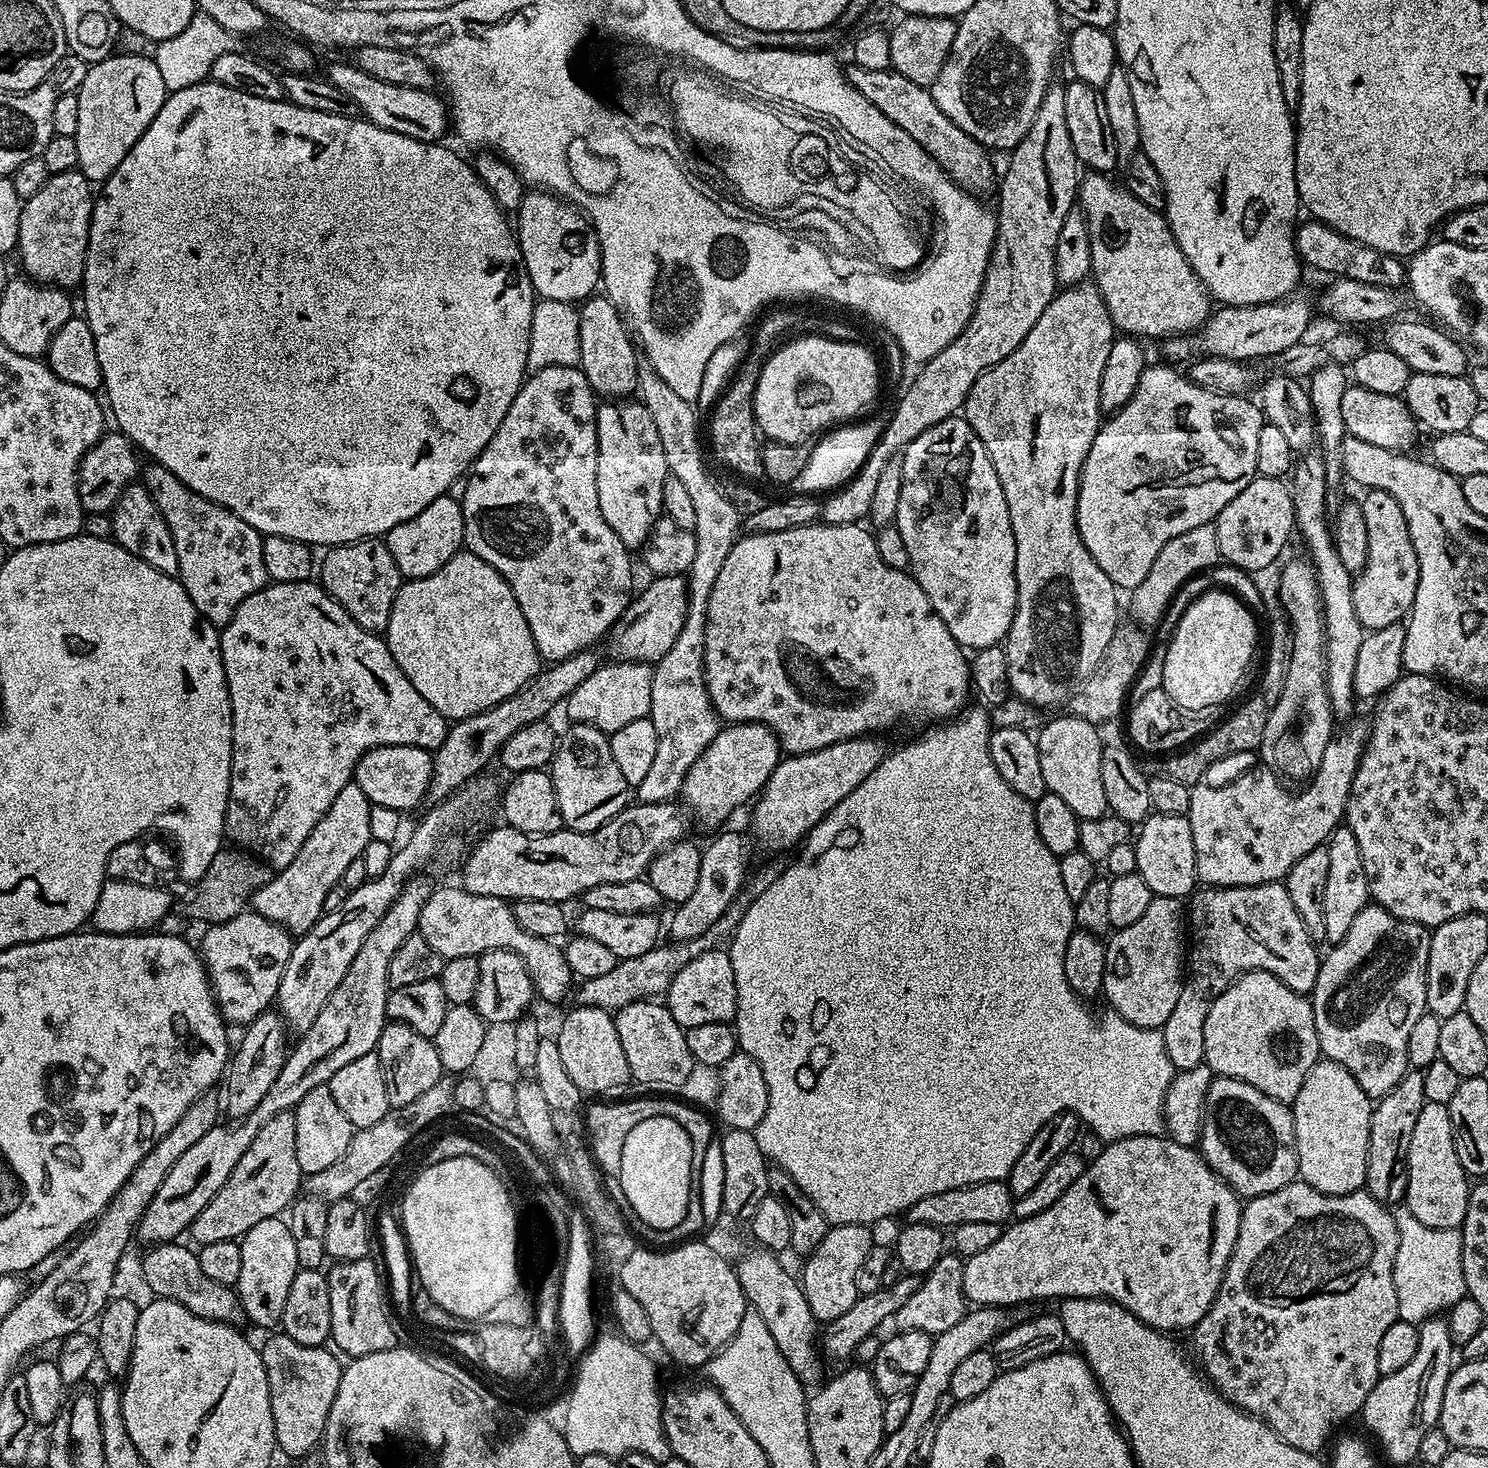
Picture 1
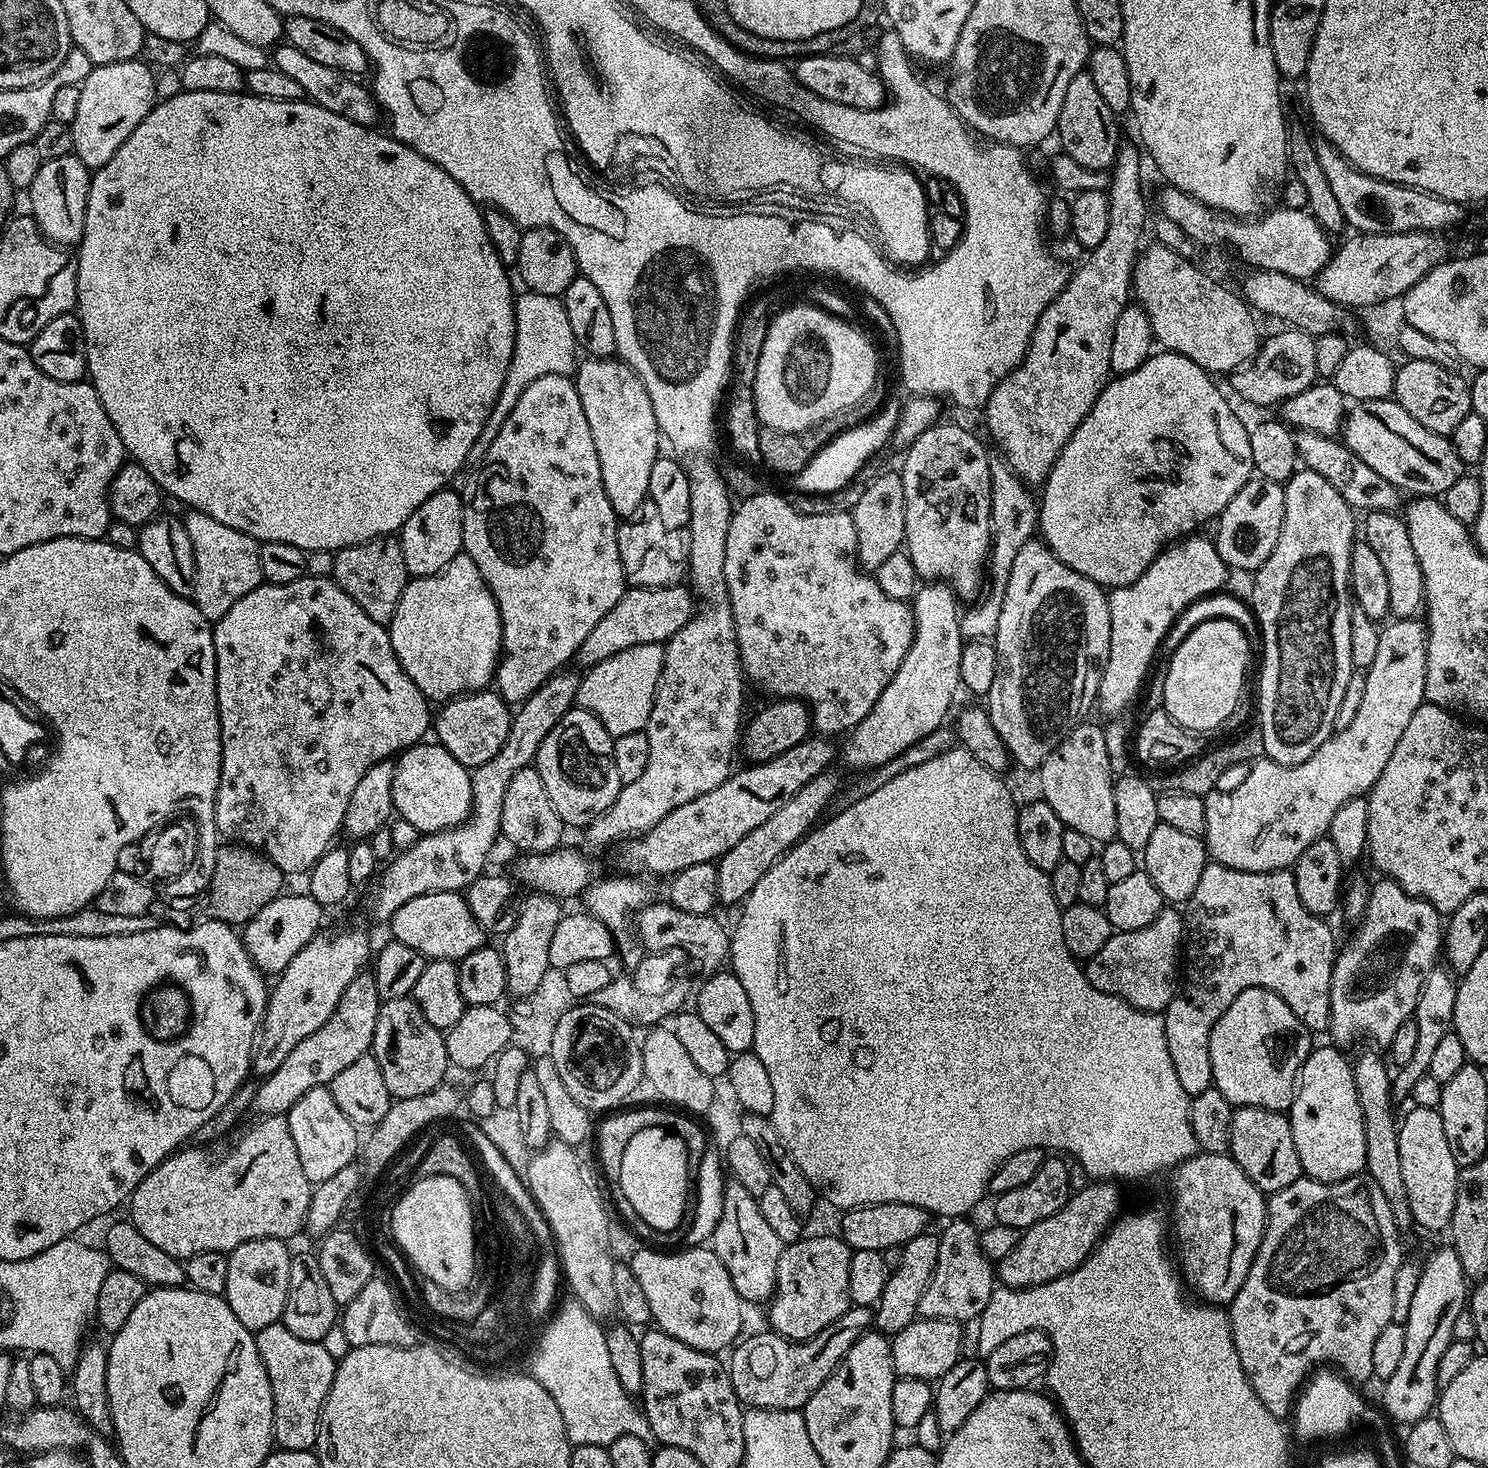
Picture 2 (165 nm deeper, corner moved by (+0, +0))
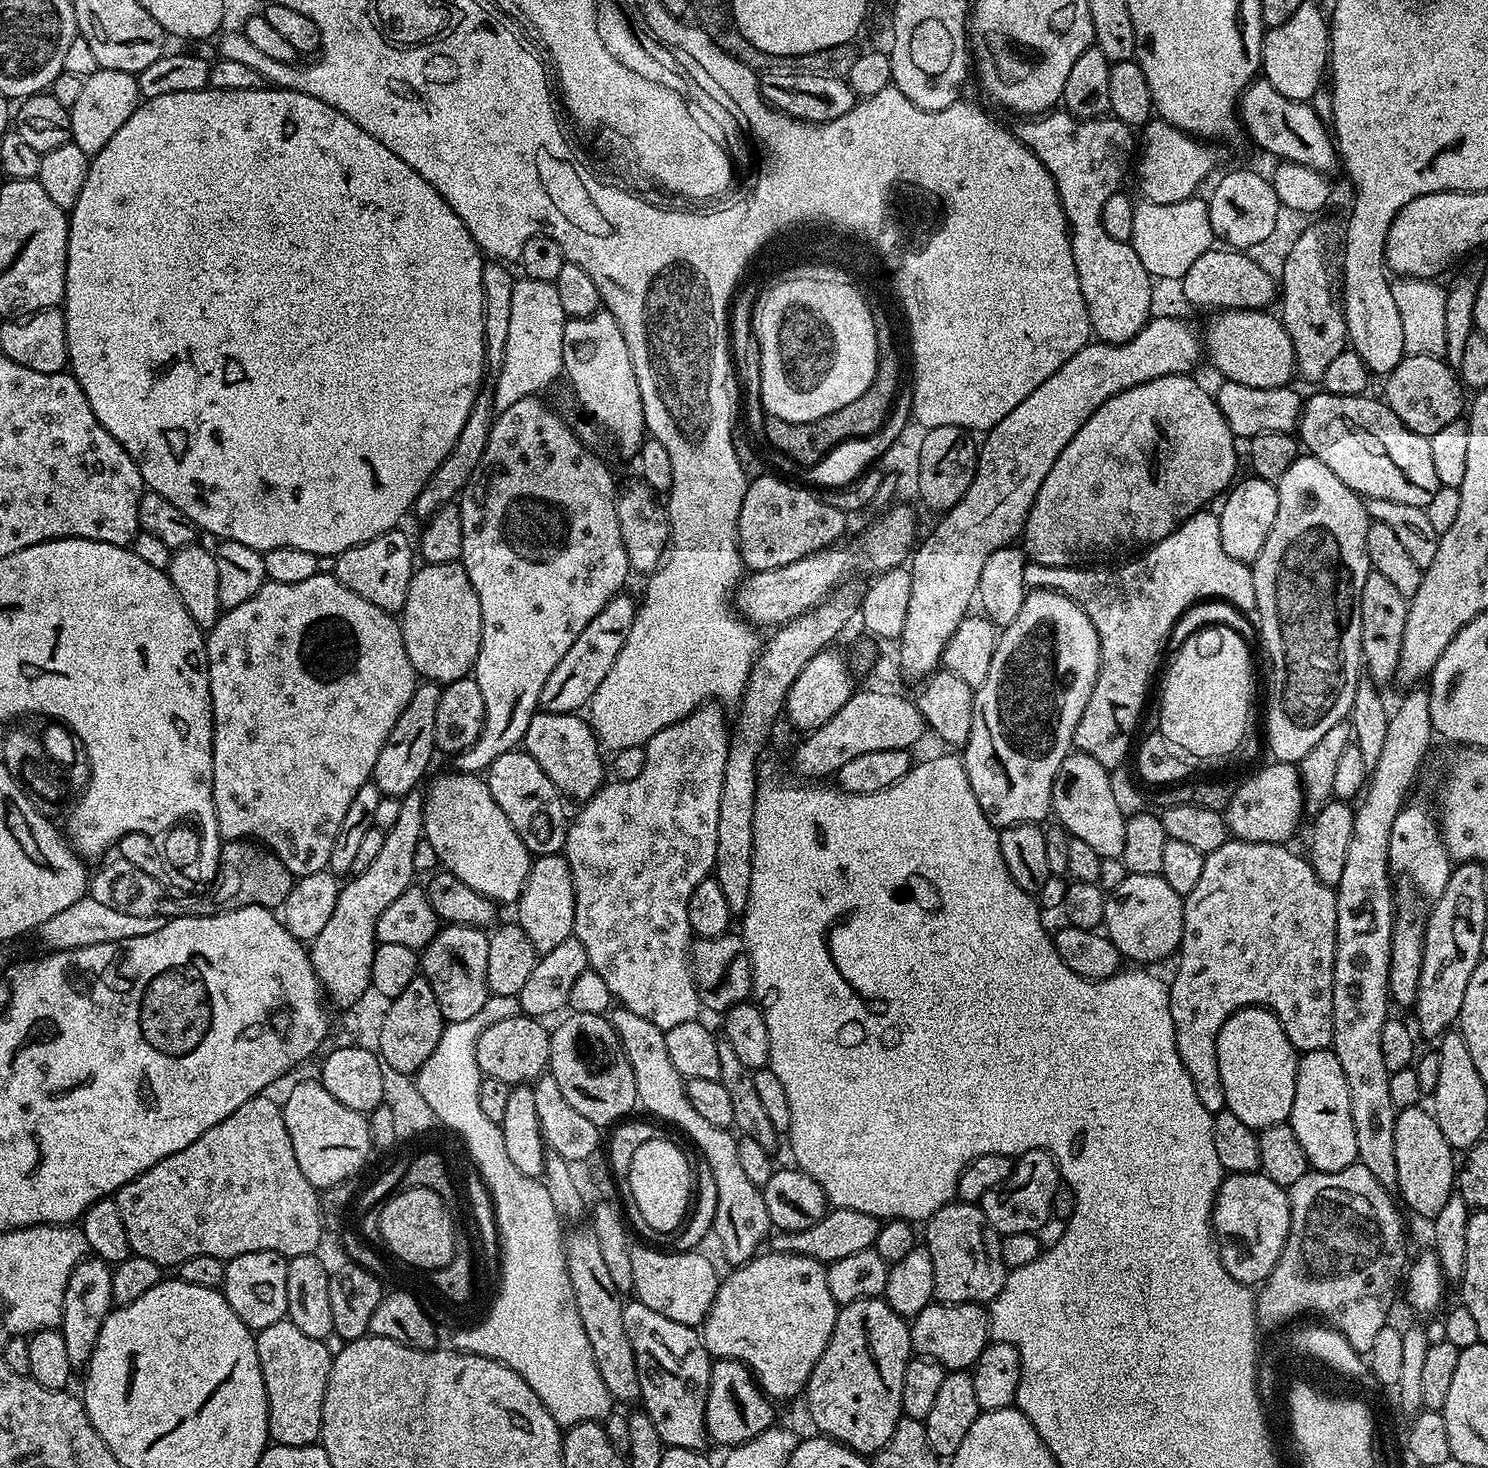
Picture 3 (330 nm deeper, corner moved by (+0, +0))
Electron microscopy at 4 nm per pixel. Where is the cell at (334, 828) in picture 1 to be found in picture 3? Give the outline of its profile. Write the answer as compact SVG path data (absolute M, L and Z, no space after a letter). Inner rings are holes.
M435 682L417 683L410 702L406 702L406 710L394 722L394 730L390 730L390 738L386 738L386 746L382 746L382 754L378 754L378 762L374 762L371 783L378 786L381 797L403 798L409 792L417 791L420 779L428 772L428 763L432 760L432 752L437 751L434 738L434 718L440 701L441 685Z

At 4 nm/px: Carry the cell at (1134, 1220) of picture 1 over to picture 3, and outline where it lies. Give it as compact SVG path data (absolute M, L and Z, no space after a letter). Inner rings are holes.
M1263 1171L1237 1172L1225 1175L1220 1181L1220 1189L1216 1195L1216 1205L1212 1207L1212 1230L1216 1238L1216 1247L1220 1250L1222 1266L1238 1282L1249 1286L1263 1285L1268 1275L1274 1270L1278 1258L1282 1258L1282 1250L1286 1246L1286 1238L1290 1234L1290 1198L1288 1189L1278 1186Z

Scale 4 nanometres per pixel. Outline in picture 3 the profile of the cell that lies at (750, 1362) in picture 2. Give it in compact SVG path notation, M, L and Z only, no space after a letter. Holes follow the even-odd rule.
M713 1359L706 1398L706 1430L713 1445L724 1444L723 1447L729 1449L750 1442L777 1423L772 1407L773 1401L764 1395L752 1369L739 1360Z

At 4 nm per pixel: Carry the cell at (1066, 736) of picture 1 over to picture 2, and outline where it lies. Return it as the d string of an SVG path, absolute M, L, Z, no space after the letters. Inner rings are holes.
M1077 723L1068 731L1062 743L1040 763L1039 795L1062 818L1065 828L1086 834L1097 845L1103 846L1116 839L1114 818L1114 773L1110 754L1106 754L1106 734L1101 725Z

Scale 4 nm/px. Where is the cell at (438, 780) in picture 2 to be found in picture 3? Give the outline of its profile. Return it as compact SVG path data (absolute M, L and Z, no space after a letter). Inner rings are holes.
M451 771L438 777L423 793L423 839L434 846L443 871L454 874L470 890L478 890L478 894L495 900L497 905L515 905L534 857L518 838L514 826L510 826L510 818L494 802L487 783L471 772Z

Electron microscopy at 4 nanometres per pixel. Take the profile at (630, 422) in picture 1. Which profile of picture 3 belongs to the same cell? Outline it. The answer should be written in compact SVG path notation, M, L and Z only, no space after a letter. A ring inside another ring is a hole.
M601 310L586 318L568 318L562 330L562 362L563 375L572 383L572 392L576 400L616 439L616 444L626 455L635 457L640 445L646 439L644 427L644 411L642 410L642 394L638 390L638 378L634 376L634 362L630 362L630 350L626 348L626 338L622 338L622 330L618 322L607 310Z

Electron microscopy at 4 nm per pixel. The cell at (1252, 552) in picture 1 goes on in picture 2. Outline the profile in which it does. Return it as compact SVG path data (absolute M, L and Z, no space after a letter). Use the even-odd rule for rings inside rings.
M1253 478L1228 500L1228 505L1220 513L1221 525L1214 535L1218 554L1229 569L1241 568L1248 574L1255 573L1270 558L1278 542L1278 534L1284 521L1284 484L1263 478Z

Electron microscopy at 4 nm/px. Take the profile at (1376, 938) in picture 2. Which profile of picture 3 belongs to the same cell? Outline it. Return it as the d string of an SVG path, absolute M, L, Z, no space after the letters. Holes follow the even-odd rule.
M1405 803L1398 818L1394 818L1394 826L1390 830L1389 873L1396 878L1408 876L1409 882L1416 884L1417 890L1421 892L1419 895L1425 901L1434 902L1442 890L1446 890L1446 882L1450 882L1453 867L1454 861L1440 836L1440 825L1433 809L1431 812L1420 804Z

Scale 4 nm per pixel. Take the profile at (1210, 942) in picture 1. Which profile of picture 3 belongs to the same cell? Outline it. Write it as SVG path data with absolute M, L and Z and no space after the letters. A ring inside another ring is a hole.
M1230 838L1218 850L1207 853L1204 857L1202 875L1190 894L1184 897L1184 925L1182 926L1182 942L1178 949L1180 961L1176 964L1176 977L1170 980L1168 997L1170 998L1170 1018L1174 1018L1174 1038L1178 1046L1178 1054L1182 1058L1182 1066L1186 1066L1186 1074L1190 1074L1190 1082L1194 1082L1194 1090L1202 1106L1210 1113L1225 1111L1222 1078L1218 1074L1218 1034L1226 1022L1240 1008L1259 1006L1268 1008L1282 1022L1282 1030L1286 1030L1286 1038L1296 1047L1297 1053L1313 1052L1332 1047L1334 1034L1334 950L1336 949L1336 894L1327 888L1314 874L1311 864L1303 855L1291 852L1291 847L1270 842L1246 842Z

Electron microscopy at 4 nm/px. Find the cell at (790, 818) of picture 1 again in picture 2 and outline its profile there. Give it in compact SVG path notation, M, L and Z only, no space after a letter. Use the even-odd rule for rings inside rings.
M924 582L917 587L912 597L912 617L914 618L914 638L902 666L890 678L886 690L878 694L878 702L858 722L858 726L847 733L848 740L842 744L842 760L854 770L867 770L882 766L892 758L897 758L907 747L919 739L938 730L953 711L952 699L956 691L961 691L960 667L965 642L959 632L961 609L956 609L958 597L947 583Z

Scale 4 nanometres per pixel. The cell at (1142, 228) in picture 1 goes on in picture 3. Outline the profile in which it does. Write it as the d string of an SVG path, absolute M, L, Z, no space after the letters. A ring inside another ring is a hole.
M1230 308L1227 310L1216 310L1211 313L1212 316L1208 320L1208 325L1205 326L1204 332L1202 328L1202 348L1208 356L1212 359L1212 364L1217 368L1218 371L1224 375L1223 379L1225 381L1241 384L1247 388L1282 388L1293 383L1292 376L1294 380L1294 373L1296 372L1296 359L1294 358L1294 346L1290 342L1290 334L1286 334L1283 323L1275 315L1271 316L1271 311L1268 310L1253 310L1251 308Z

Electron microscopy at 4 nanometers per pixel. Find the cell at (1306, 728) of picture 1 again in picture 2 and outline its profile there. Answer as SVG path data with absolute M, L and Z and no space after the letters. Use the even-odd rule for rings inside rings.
M1301 467L1284 484L1284 521L1282 530L1278 534L1278 542L1266 558L1261 568L1256 569L1252 584L1252 600L1250 607L1256 614L1256 621L1260 624L1259 639L1264 640L1264 665L1260 668L1260 724L1258 731L1262 734L1264 756L1279 764L1301 764L1326 742L1336 728L1338 706L1342 706L1342 694L1346 694L1346 682L1350 682L1354 671L1350 662L1350 622L1354 618L1354 601L1352 598L1352 583L1350 582L1350 558L1352 545L1358 536L1358 516L1352 507L1345 502L1342 494L1322 478L1322 474L1314 474L1309 468Z

